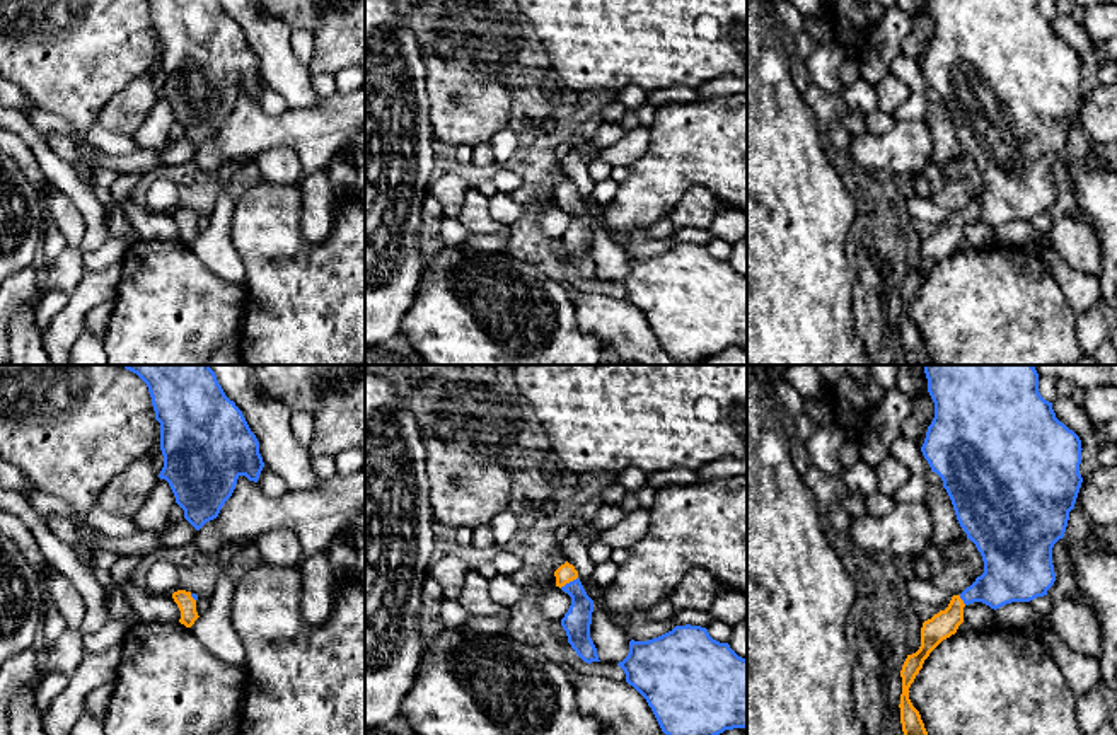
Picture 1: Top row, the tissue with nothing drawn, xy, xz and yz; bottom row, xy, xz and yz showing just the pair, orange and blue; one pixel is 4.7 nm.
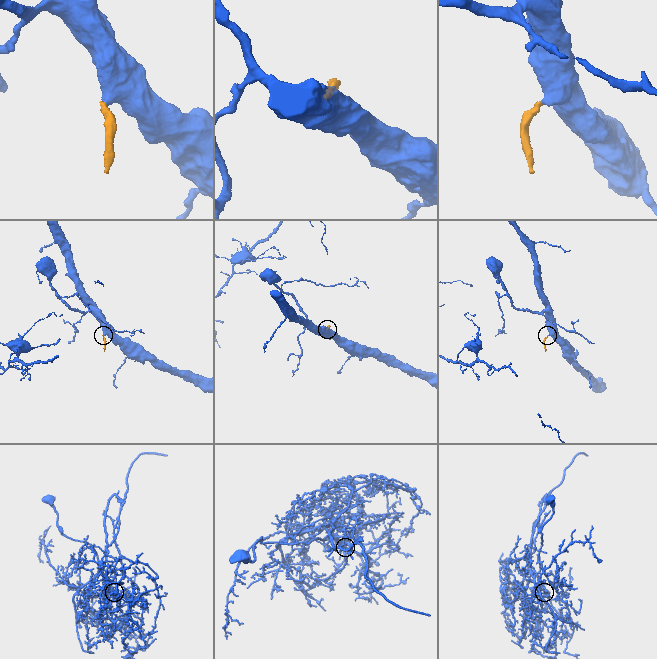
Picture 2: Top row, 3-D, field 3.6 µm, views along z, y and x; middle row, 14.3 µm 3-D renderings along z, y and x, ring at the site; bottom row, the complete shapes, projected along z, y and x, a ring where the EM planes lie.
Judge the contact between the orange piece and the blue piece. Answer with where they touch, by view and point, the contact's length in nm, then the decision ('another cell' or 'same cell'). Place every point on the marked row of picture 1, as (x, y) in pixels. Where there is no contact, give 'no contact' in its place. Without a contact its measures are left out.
xz (568, 582) | 100 nm | same cell

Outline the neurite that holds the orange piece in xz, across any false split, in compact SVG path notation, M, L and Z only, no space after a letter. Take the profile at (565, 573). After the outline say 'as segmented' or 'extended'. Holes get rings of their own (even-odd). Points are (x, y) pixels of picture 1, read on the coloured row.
M566 561L554 571L554 576L556 587L559 587L571 597L571 605L561 619L561 626L566 631L568 643L583 662L600 662L597 648L590 638L593 600L587 595L578 578L578 571Z; extended

